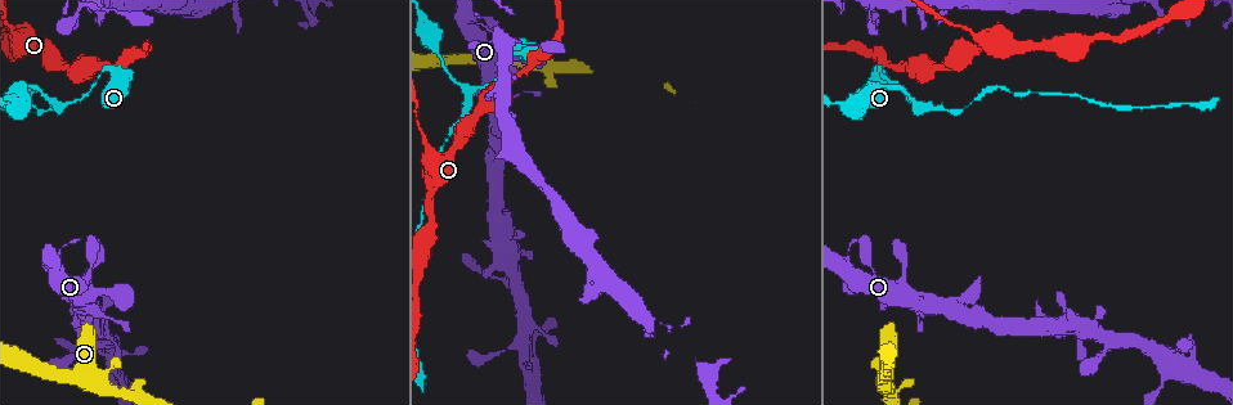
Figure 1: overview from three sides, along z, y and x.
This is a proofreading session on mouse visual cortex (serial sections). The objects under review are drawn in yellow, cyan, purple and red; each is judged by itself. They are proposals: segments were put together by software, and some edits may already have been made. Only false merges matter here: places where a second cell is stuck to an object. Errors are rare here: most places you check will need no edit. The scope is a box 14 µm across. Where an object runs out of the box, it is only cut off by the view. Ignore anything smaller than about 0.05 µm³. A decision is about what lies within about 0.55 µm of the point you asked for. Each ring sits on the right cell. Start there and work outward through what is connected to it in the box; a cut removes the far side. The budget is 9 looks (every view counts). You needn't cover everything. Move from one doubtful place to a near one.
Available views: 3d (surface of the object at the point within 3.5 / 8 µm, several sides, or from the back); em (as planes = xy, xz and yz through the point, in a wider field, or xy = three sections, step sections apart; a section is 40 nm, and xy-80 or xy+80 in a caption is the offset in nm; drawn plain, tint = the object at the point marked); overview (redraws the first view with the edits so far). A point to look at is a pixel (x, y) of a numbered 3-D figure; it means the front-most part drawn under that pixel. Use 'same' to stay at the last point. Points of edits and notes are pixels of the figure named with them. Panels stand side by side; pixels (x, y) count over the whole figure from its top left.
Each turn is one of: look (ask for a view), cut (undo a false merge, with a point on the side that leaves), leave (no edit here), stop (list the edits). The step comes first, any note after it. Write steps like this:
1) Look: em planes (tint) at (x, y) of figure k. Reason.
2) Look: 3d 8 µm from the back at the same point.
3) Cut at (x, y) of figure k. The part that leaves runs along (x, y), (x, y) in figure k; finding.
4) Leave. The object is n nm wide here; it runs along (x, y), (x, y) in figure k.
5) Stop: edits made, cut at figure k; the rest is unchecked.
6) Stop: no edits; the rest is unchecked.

Look: 3d 3.5 µm at (103, 377) of figure 1. Abrupt turn.

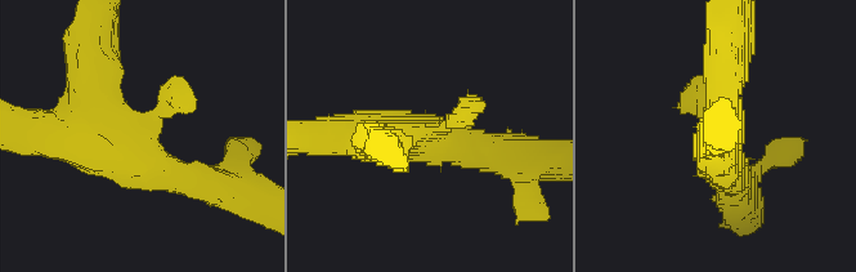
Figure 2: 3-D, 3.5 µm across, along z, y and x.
Look: em xy step 2 (tint) at (421, 136) of figure 2.

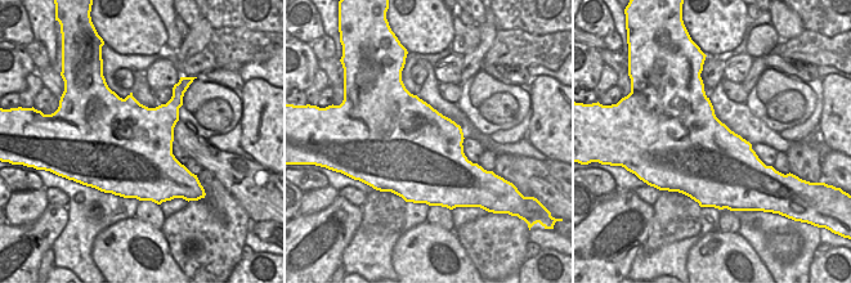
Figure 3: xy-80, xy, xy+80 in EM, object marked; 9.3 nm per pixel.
Look: em planes (tint) at the same point. Another direction.

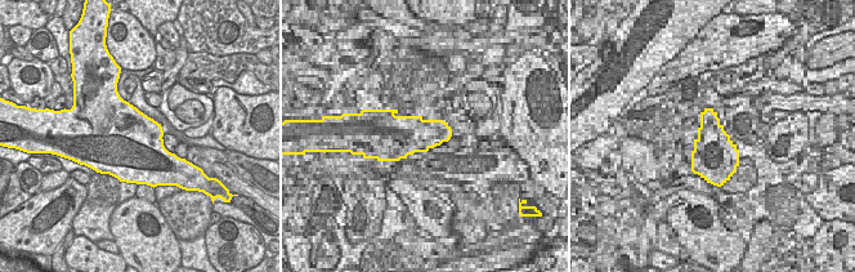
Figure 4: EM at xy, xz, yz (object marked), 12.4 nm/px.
Leave. It runs along (375, 141), (438, 132), (478, 101) in figure 2; continuous, no second cell.

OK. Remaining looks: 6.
Look: 3d 8 µm from the back at (520, 346) of figure 1. Looks like a crossing.

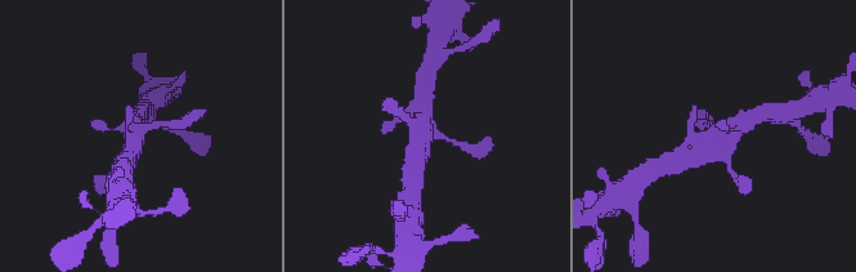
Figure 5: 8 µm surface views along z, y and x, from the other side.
Look: 3d 3.5 µm at (428, 132) of figure 5. Zoom in.

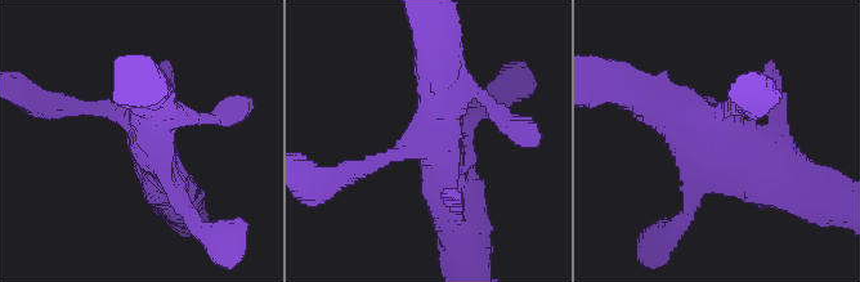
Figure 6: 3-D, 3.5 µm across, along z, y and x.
Look: em planes (tint) at (426, 146) of figure 6. Shape alone is not enough.

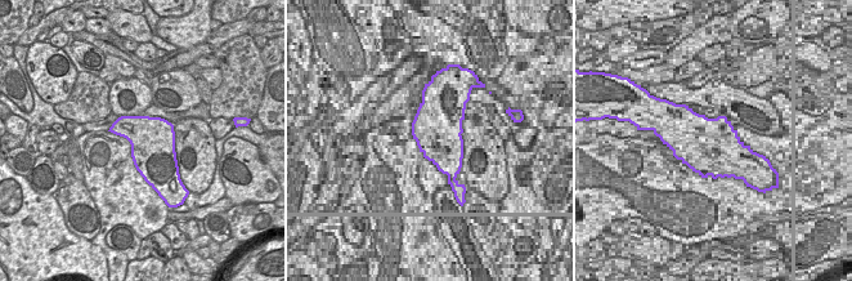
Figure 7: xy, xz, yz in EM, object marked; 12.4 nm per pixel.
Leave. It runs along (646, 98), (782, 188) in figure 6; all the same cell.

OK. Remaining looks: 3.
Look: 3d 3.5 µm at (427, 147) of figure 1. Thick turns thin.

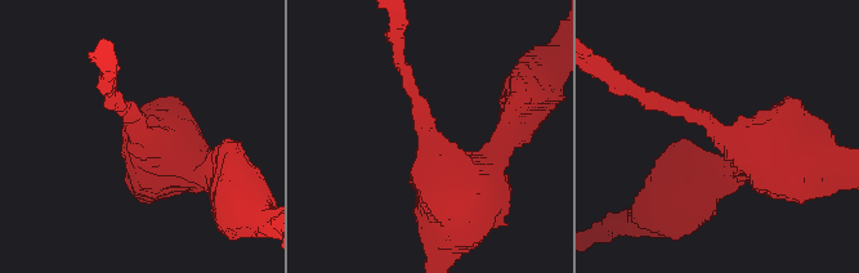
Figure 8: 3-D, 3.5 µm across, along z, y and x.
Look: em xy step 1 (tint) at (720, 138) of figure 8.

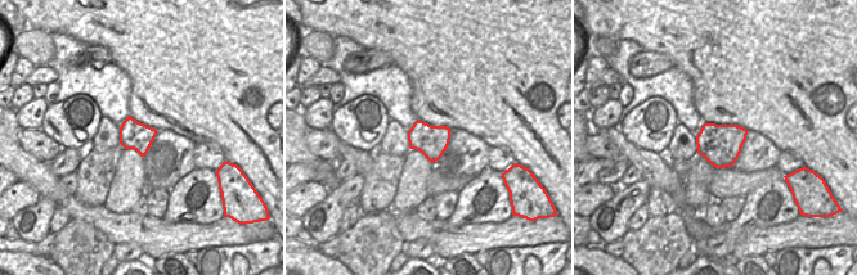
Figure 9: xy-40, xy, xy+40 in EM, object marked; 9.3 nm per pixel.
Leave. It runs along (474, 202), (442, 179), (407, 74) in figure 8; all the same cell.

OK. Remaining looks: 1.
Stop: no edits; the rest is unchecked.

